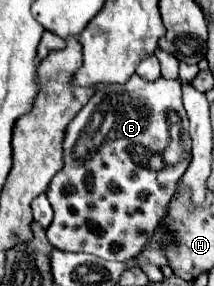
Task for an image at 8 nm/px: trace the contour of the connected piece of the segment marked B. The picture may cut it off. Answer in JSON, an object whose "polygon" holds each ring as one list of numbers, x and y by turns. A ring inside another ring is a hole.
{"polygon":[[132,74,124,84,100,84,90,102,76,114,76,118,66,128,64,138,64,168,52,178,48,186,48,200,54,208,52,224,46,234,54,248,64,252,88,252,106,260,130,260,134,258,154,234,158,222,164,218,170,198,176,192,176,184,182,178,184,170,190,164,190,136,188,136,188,118,182,106,182,82,158,78,154,82,142,80,138,74],[176,112,180,118,180,148,184,150,180,162,166,164,162,168,152,168,150,160,154,154,164,154,170,146,170,120,168,114],[80,136,90,136,94,150,78,158,74,146]]}

